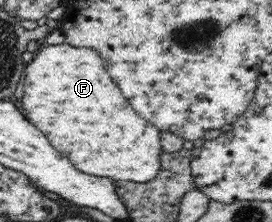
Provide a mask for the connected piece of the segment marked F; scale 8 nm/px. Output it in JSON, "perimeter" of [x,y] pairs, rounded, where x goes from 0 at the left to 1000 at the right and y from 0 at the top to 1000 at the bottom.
{"perimeter":[[[246,198],[151,212],[125,266],[92,297],[81,351],[92,432],[85,486],[107,495],[107,550],[136,568],[188,649],[239,685],[283,766],[342,793],[415,802],[426,820],[537,824],[563,811],[592,766],[596,658],[588,590],[544,541],[504,523],[460,437],[445,432],[408,338],[386,311],[379,261],[349,230]]]}

